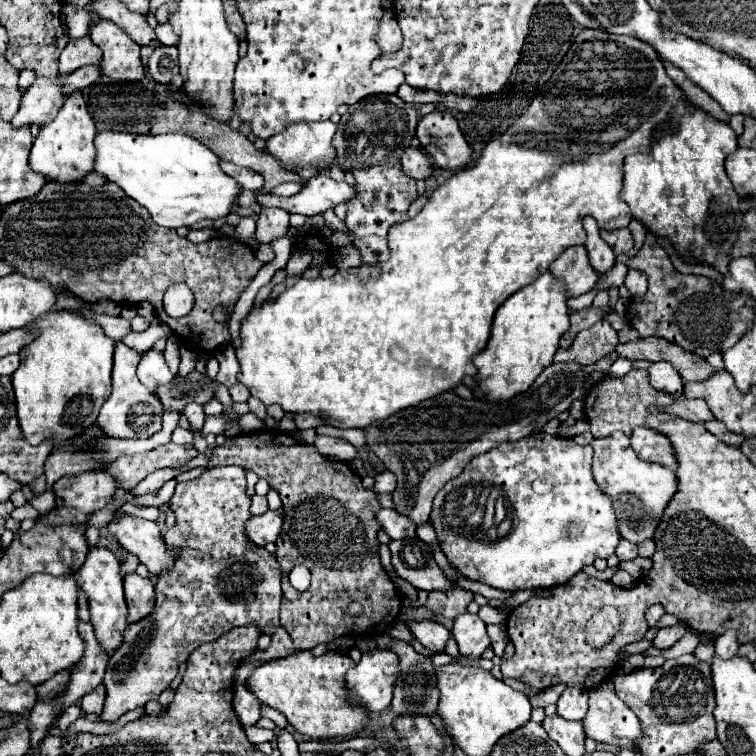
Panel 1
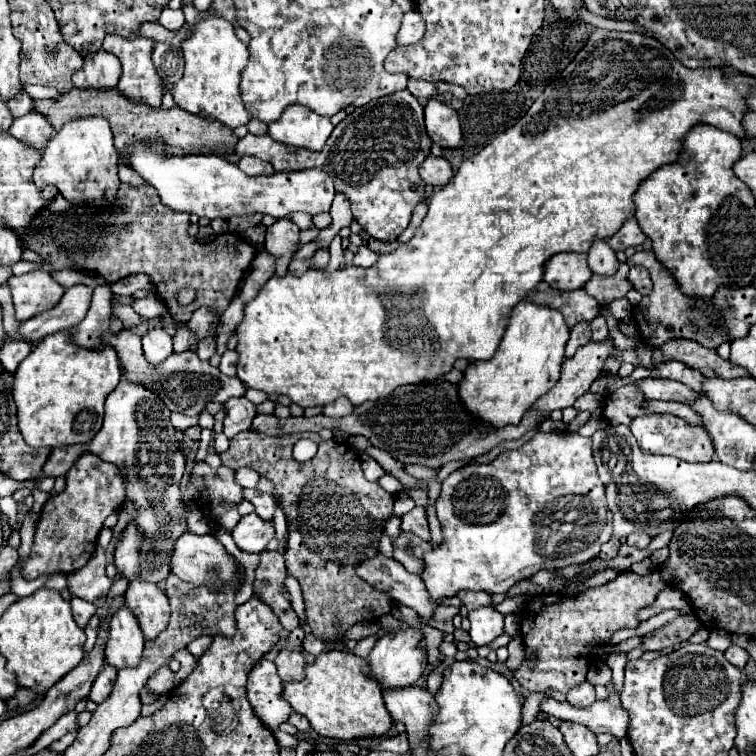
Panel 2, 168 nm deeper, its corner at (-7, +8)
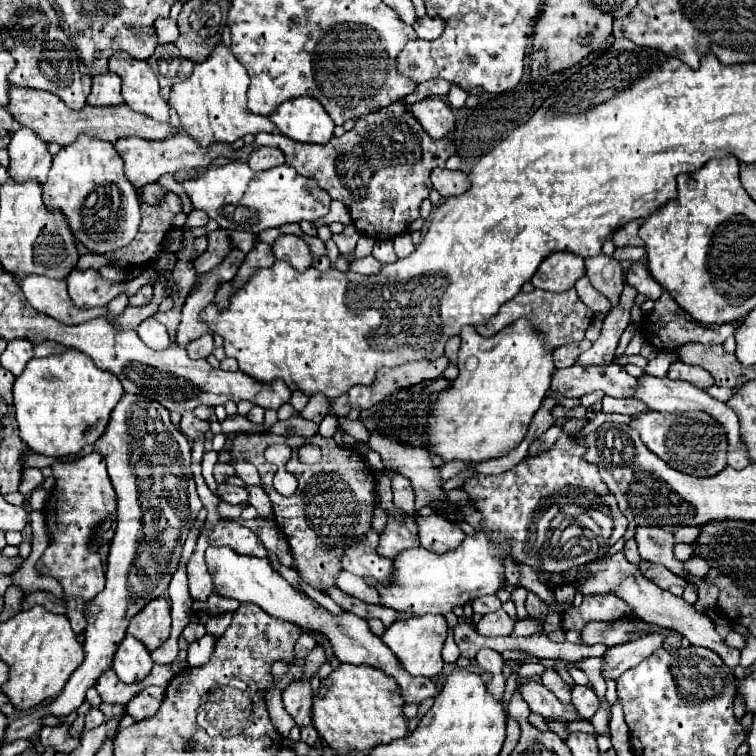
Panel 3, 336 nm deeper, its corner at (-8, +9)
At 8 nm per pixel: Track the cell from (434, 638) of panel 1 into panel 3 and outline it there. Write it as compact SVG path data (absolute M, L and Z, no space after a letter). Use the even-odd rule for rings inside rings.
M370 529L370 535L366 535L366 543L356 543L346 551L342 557L342 567L358 577L374 579L380 585L388 585L394 577L394 563L388 557L378 555L378 533Z

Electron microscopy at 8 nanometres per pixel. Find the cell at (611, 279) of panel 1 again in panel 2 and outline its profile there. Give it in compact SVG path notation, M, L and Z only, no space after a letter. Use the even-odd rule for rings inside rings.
M621 264L619 270L617 270L617 276L605 278L605 276L597 276L595 274L595 276L591 276L587 280L583 290L591 298L595 298L601 306L607 306L607 304L611 304L617 298L625 298L627 292L631 290L631 284L627 280L627 272L629 272L629 266Z

